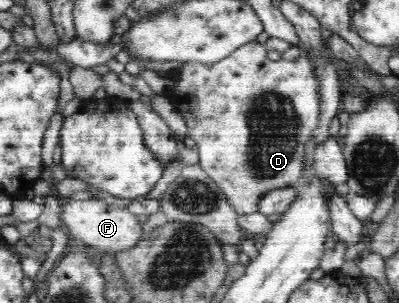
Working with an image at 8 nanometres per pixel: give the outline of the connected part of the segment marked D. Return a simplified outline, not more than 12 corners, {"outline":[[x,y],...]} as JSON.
{"outline":[[308,54],[185,61],[167,98],[239,215],[298,186]]}

